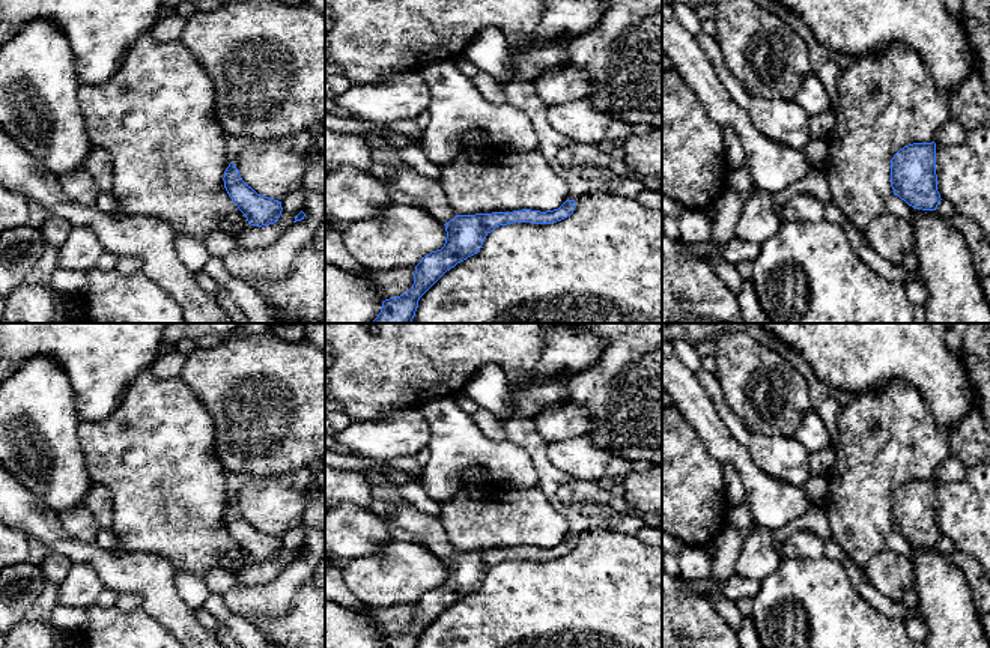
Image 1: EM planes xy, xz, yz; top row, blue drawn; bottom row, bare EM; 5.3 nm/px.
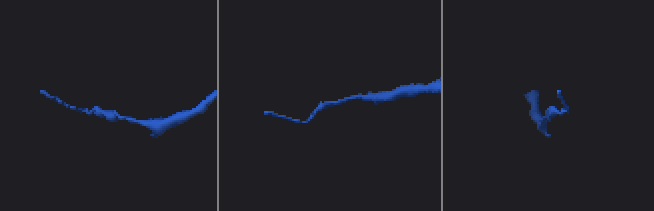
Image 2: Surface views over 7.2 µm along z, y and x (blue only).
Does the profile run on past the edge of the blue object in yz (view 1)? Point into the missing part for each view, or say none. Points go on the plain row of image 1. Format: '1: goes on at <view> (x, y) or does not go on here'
1: does not go on here

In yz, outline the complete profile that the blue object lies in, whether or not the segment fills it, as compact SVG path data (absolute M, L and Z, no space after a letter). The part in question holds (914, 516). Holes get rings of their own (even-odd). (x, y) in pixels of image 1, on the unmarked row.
M913 480L891 496L891 523L909 543L936 547L940 535L936 511L936 480Z

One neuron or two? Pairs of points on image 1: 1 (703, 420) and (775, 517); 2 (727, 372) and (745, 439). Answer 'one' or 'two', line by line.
1: one
2: two

